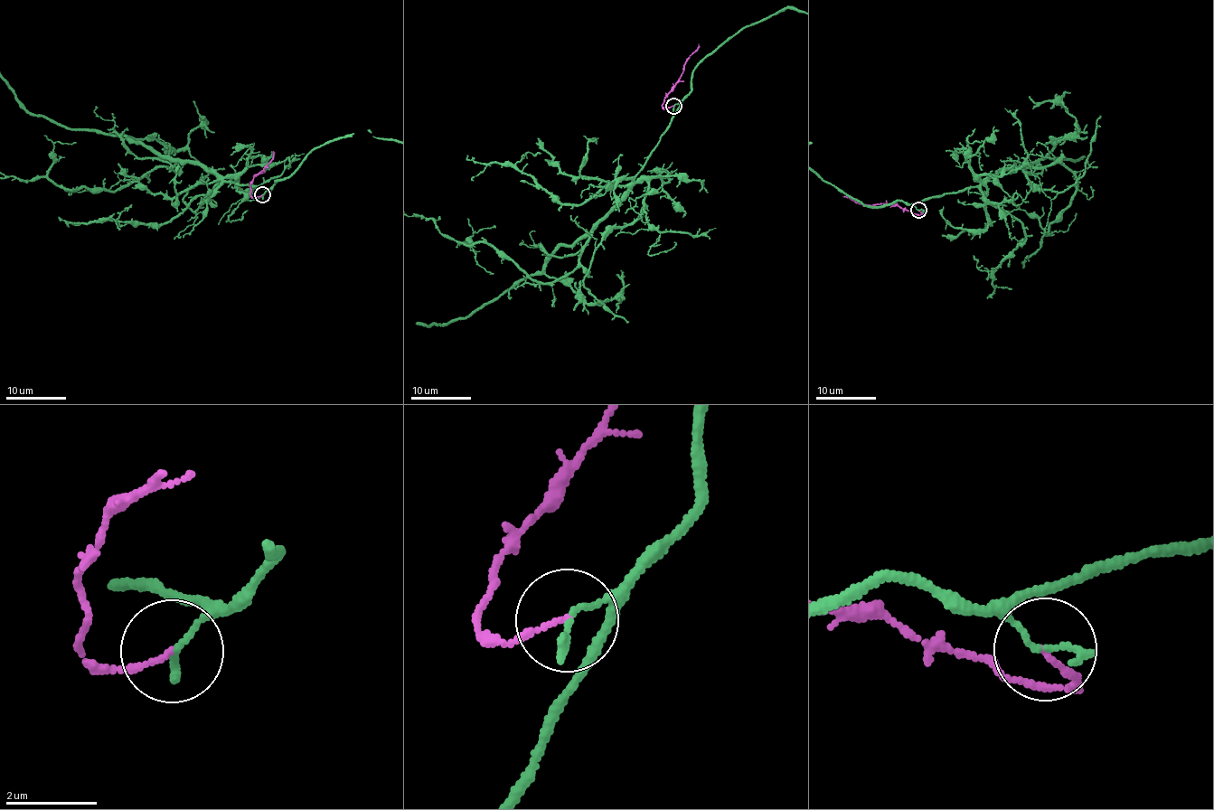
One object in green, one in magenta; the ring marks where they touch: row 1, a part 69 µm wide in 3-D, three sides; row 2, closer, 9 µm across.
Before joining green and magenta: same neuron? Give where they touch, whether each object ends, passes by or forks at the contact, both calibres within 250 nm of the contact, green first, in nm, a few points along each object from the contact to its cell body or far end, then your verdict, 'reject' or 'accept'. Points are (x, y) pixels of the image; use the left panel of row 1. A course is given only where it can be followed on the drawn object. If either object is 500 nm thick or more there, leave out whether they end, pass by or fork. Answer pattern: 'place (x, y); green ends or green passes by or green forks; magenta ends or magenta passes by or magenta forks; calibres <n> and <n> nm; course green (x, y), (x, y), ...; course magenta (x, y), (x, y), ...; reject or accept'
place (262, 194); green ends; magenta ends; calibres 160 and 110 nm; course green (261, 194), (276, 180), (290, 175), (315, 148), (356, 134), (400, 141); course magenta (261, 194), (256, 197), (249, 195), (249, 184), (257, 173), (264, 171), (269, 163), (273, 151); reject

